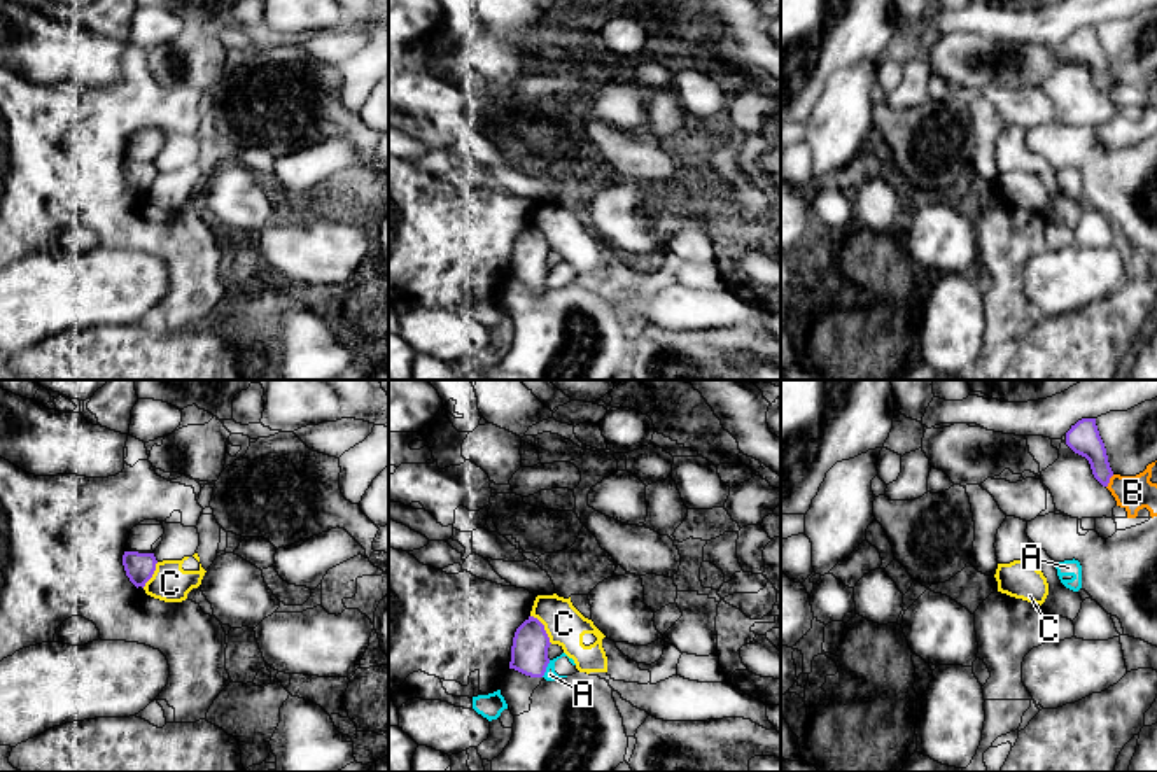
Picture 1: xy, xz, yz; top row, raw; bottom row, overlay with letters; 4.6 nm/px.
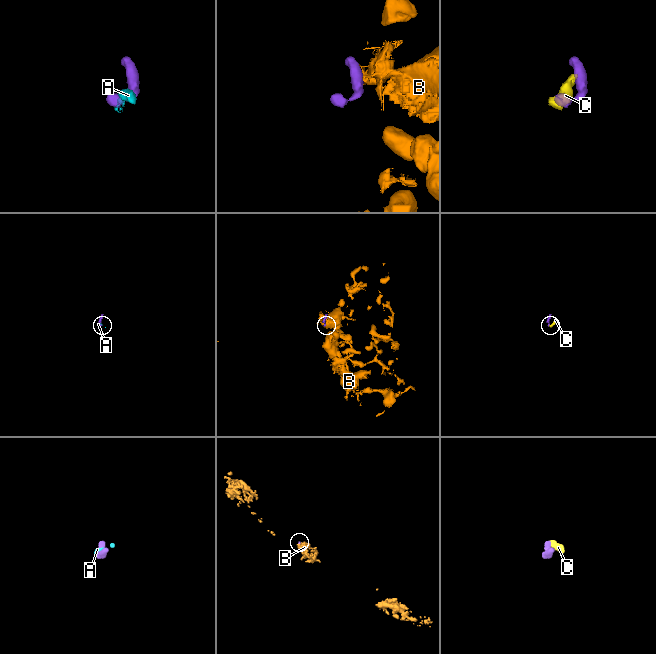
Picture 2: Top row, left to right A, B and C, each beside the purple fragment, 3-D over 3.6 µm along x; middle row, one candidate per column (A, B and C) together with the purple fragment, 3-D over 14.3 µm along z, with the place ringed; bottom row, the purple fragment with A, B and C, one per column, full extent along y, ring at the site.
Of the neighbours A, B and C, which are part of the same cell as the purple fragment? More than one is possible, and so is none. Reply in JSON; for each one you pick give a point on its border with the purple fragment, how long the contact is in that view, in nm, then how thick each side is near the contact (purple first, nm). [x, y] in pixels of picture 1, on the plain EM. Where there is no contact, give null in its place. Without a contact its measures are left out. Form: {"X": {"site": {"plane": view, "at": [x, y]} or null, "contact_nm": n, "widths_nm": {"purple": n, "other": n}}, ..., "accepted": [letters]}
{"accepted": []}

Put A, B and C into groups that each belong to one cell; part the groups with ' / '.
A / B / C

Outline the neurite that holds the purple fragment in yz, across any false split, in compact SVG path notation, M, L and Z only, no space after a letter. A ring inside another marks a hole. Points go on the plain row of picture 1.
M1082 26L1066 40L1066 53L1090 72L1094 86L1108 95L1113 79L1096 26Z

